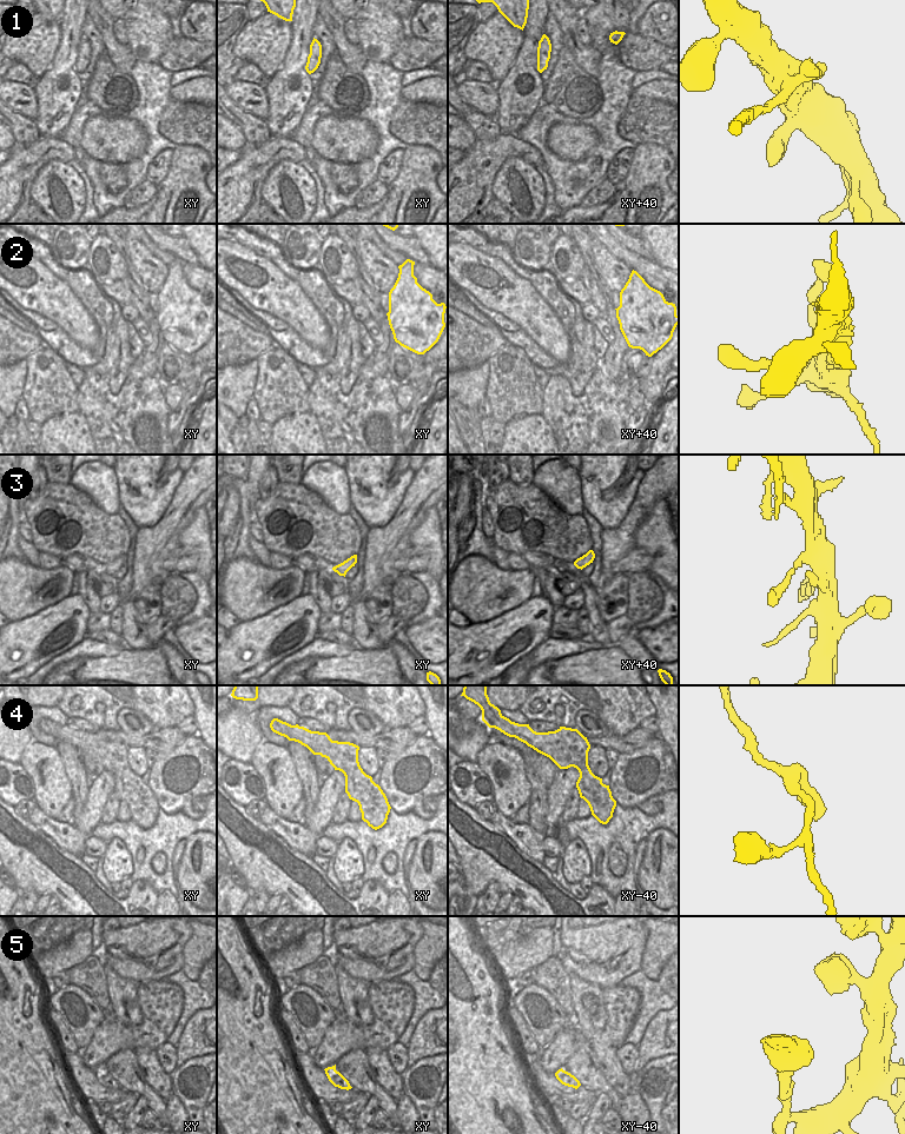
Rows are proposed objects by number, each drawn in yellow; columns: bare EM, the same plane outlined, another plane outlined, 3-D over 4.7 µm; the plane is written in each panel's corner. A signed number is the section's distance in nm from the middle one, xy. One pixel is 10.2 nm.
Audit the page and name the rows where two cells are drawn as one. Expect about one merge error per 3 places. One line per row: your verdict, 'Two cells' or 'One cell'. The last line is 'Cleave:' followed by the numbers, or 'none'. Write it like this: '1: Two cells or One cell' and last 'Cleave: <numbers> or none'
1: One cell
2: One cell
3: One cell
4: One cell
5: One cell
Cleave: none.

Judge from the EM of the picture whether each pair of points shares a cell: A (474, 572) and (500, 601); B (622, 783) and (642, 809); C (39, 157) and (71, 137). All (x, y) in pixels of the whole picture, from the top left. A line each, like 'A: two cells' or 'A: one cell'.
A: one cell
B: two cells
C: two cells

